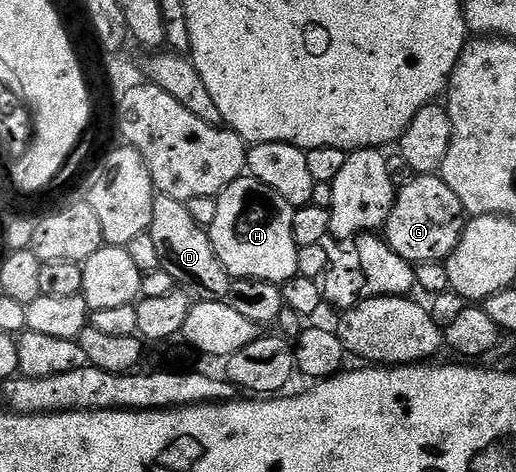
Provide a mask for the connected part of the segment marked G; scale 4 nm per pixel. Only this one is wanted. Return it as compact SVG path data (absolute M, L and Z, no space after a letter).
M422 174L408 178L397 189L392 211L387 224L382 228L382 234L390 248L410 263L444 262L454 252L465 225L466 215L462 204L458 196L450 192L444 179L436 174Z

